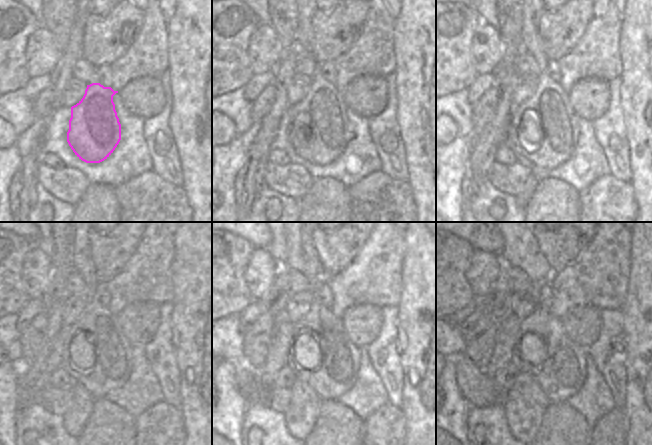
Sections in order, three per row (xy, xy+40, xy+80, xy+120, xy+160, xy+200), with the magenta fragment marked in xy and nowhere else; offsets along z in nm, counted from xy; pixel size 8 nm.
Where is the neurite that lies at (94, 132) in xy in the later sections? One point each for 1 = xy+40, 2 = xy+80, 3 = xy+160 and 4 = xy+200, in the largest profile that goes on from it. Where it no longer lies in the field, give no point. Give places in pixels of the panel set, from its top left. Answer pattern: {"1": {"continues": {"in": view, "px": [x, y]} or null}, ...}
{"1": {"continues": {"in": "xy+40", "px": [319, 130]}}, "2": {"continues": {"in": "xy+80", "px": [544, 129]}}, "3": {"continues": {"in": "xy+160", "px": [321, 354]}}, "4": {"continues": {"in": "xy+200", "px": [543, 349]}}}

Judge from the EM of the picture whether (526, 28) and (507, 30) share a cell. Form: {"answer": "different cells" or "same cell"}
{"answer": "different cells"}

